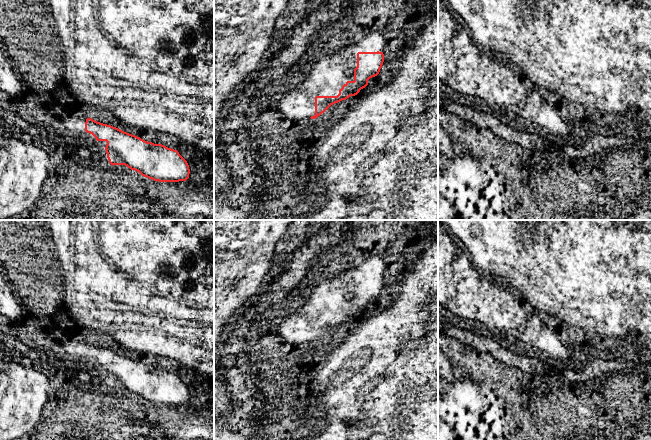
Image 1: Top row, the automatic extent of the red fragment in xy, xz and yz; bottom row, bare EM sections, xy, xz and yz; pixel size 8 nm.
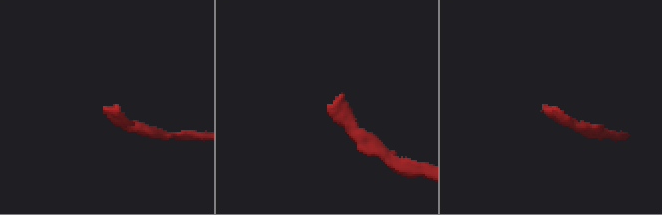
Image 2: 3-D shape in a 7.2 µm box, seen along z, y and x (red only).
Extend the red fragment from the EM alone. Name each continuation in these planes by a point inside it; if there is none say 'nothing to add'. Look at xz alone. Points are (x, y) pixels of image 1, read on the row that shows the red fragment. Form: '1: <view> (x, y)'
1: xz (288, 116)

